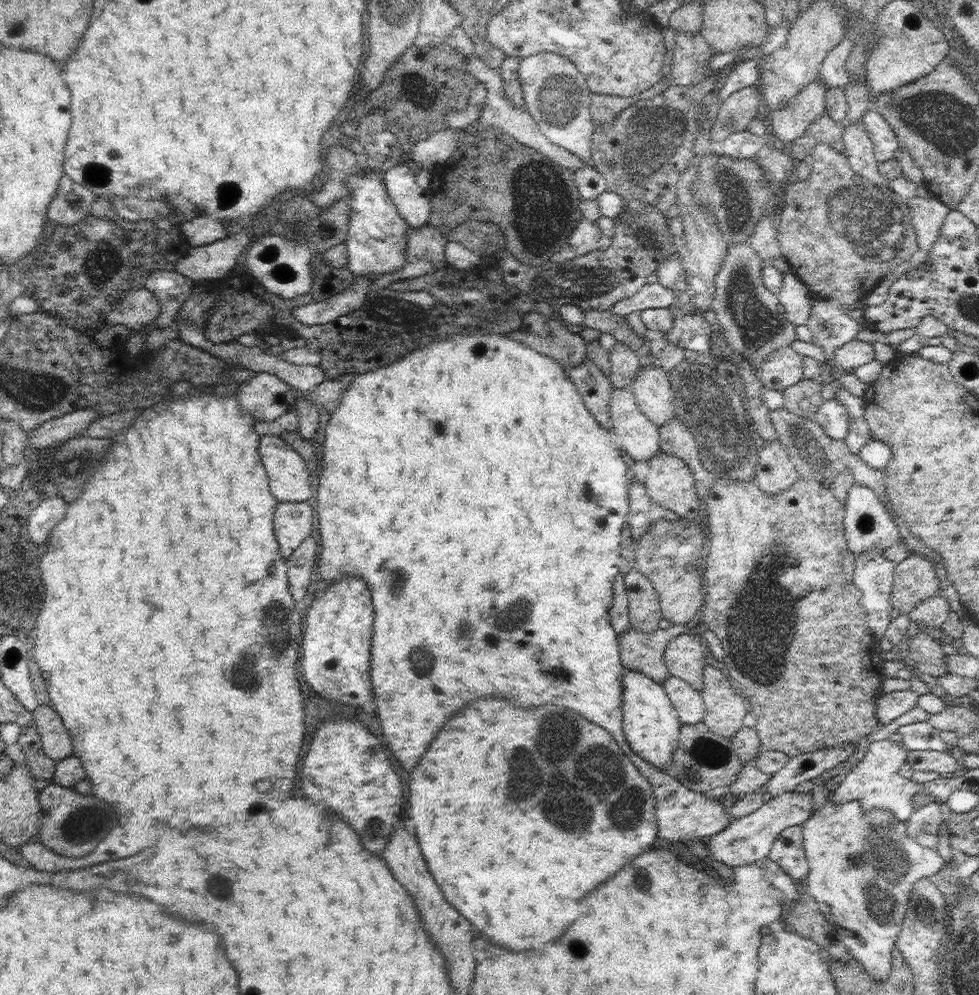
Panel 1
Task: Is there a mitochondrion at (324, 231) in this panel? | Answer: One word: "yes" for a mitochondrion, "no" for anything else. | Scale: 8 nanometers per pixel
yes

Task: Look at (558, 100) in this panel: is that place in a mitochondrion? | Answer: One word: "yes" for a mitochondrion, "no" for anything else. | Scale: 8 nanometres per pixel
yes

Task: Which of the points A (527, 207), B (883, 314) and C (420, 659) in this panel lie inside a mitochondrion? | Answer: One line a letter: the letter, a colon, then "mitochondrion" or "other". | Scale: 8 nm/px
A: mitochondrion
B: other
C: mitochondrion

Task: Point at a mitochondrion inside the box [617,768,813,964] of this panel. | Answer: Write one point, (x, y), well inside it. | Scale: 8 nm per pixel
(648, 880)

